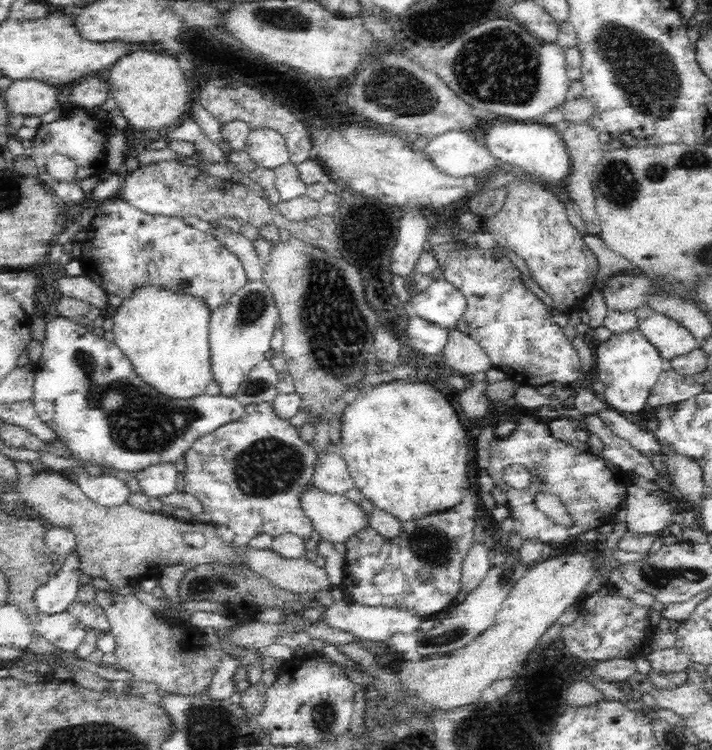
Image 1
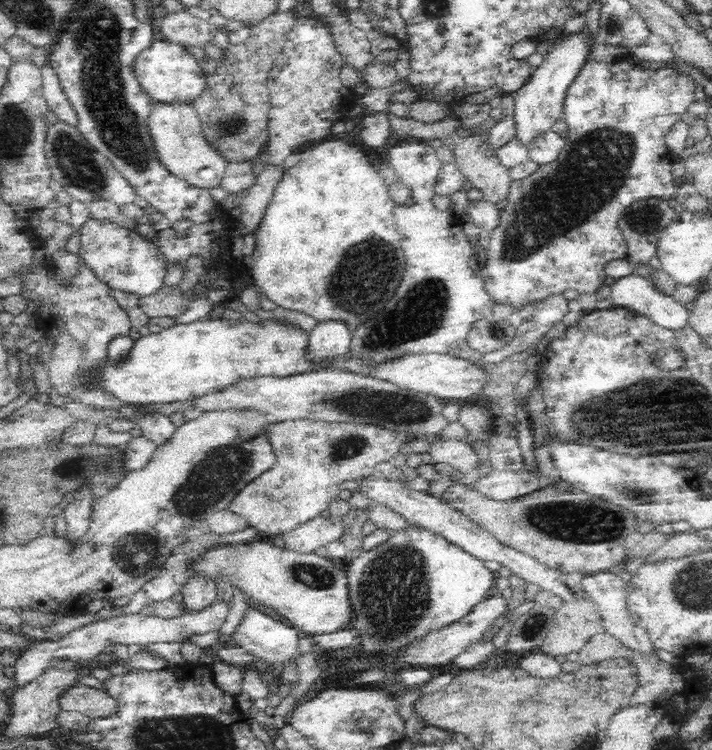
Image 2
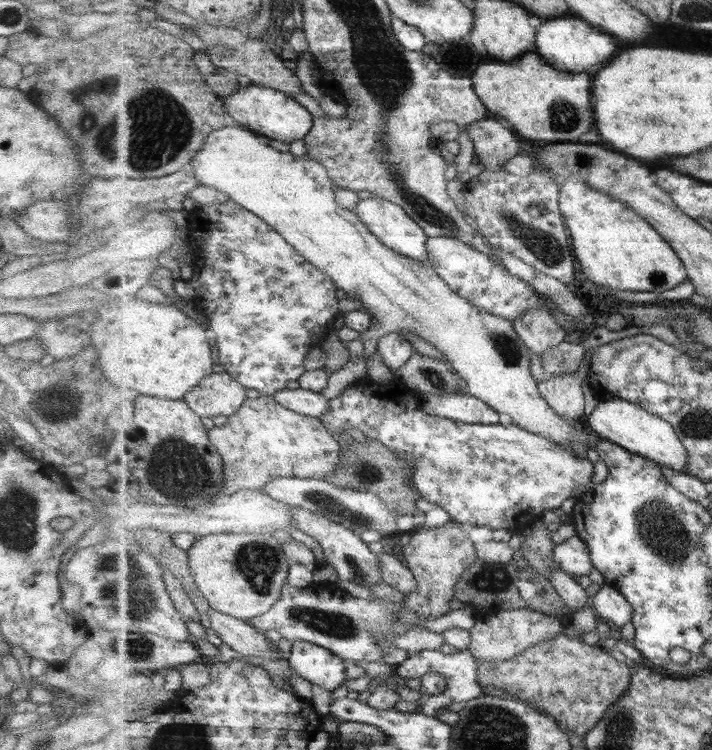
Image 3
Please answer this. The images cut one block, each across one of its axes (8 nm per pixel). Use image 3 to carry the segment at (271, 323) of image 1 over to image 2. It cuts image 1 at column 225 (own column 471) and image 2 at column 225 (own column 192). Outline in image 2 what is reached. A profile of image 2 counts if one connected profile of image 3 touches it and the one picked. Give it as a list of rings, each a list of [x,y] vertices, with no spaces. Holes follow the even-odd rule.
[[[153,102],[147,122],[147,130],[158,162],[169,173],[184,179],[192,186],[205,189],[219,186],[228,162],[206,142],[205,136],[202,135],[198,113],[192,102]]]

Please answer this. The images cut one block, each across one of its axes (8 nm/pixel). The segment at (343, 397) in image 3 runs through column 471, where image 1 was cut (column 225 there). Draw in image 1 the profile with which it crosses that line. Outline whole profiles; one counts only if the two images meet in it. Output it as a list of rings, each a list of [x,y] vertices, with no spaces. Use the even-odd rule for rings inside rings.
[[[275,400],[246,405],[242,418],[196,438],[185,452],[183,492],[194,494],[200,500],[203,510],[210,514],[210,522],[230,527],[239,539],[247,540],[254,534],[277,537],[291,532],[307,541],[315,528],[304,512],[300,495],[311,486],[319,449],[313,442],[301,440],[298,428],[290,424],[290,418],[280,418],[275,408]]]

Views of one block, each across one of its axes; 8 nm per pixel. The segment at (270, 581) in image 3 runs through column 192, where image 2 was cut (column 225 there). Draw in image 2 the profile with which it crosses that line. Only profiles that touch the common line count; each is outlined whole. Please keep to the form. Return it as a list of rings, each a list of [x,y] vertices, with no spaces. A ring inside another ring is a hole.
[[[272,538],[214,548],[198,560],[192,573],[208,575],[214,581],[226,573],[229,585],[247,595],[247,603],[266,609],[303,634],[330,634],[356,621],[357,611],[352,607],[346,569],[338,568],[332,559],[321,558],[315,552],[288,550]]]

